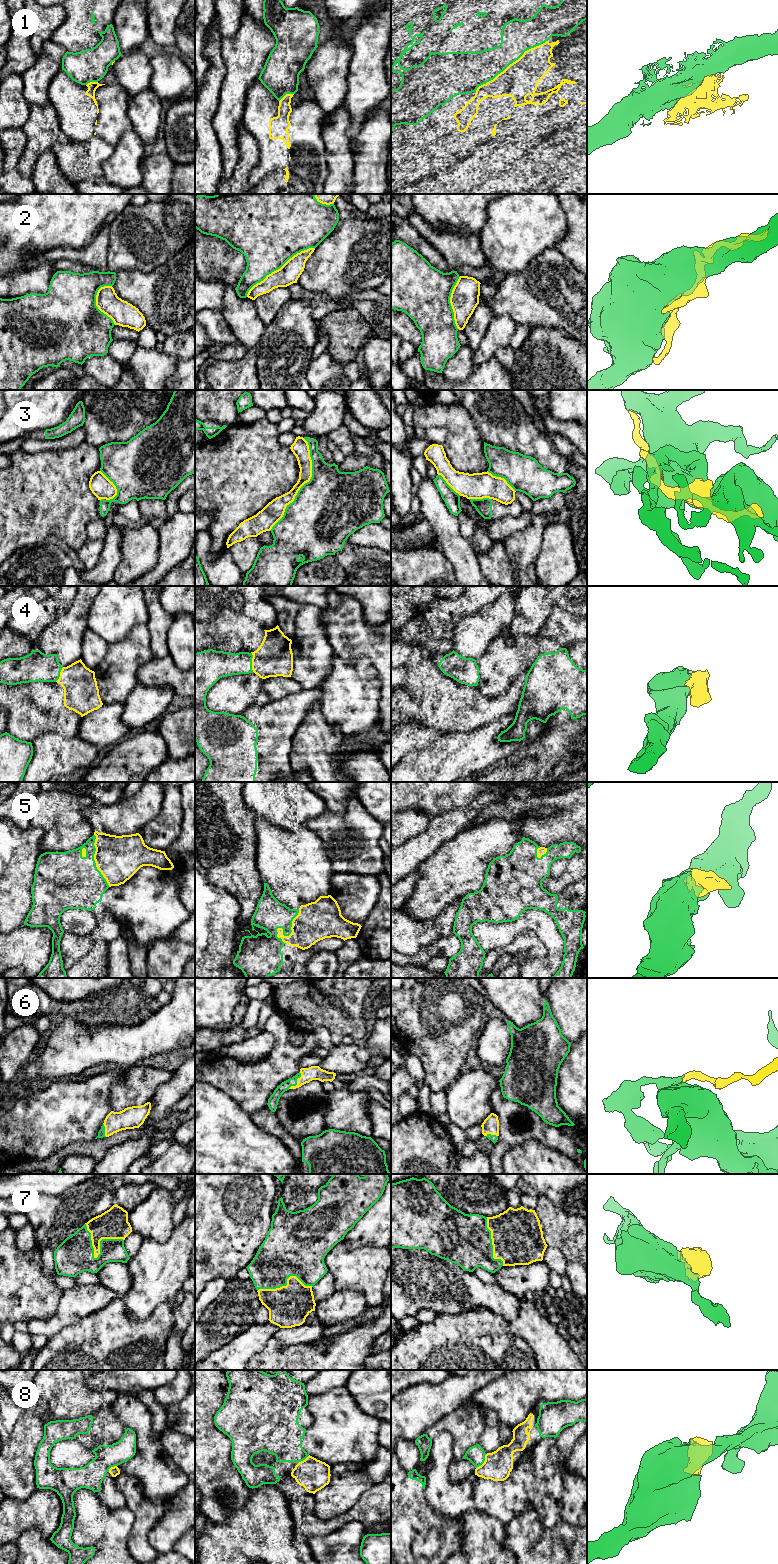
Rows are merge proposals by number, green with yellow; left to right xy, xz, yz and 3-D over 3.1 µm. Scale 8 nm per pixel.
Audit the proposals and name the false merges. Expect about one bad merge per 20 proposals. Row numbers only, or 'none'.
2

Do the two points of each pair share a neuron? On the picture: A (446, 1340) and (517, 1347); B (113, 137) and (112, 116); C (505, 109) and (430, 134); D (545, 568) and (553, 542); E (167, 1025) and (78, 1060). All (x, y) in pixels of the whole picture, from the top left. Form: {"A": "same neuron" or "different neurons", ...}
{"A": "same neuron", "B": "same neuron", "C": "same neuron", "D": "same neuron", "E": "same neuron"}

